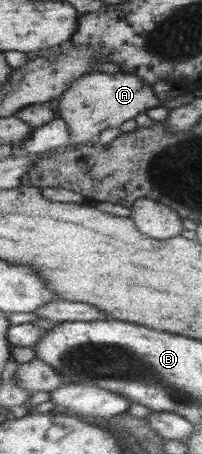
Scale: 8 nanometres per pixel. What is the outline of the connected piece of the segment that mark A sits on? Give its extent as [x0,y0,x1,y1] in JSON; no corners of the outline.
[58,71,161,145]

